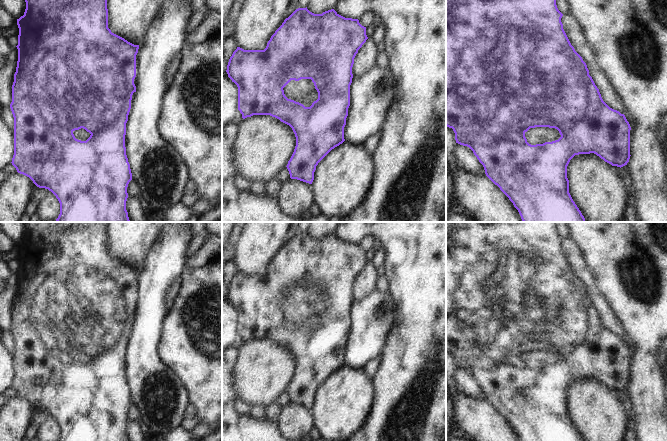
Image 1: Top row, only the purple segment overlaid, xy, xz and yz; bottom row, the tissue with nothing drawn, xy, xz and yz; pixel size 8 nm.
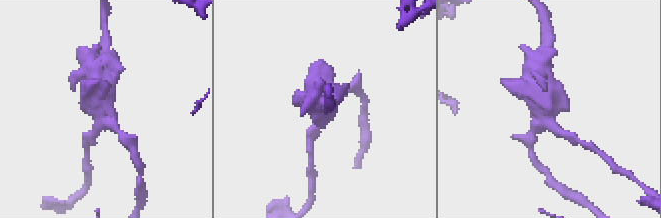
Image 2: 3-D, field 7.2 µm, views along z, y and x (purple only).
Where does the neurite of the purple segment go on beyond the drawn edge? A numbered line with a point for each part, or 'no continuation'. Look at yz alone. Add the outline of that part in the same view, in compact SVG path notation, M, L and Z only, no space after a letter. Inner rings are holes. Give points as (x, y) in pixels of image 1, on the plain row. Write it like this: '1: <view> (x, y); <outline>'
1: yz (538, 359); M535 351L525 356L525 361L529 368L536 369L558 364L561 359L555 352Z

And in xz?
1: xz (303, 315); M311 303L291 304L284 312L284 318L288 323L310 331L318 323L318 316Z

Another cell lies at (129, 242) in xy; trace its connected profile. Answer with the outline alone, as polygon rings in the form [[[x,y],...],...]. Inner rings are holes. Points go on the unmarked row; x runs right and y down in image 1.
[[[107,222],[108,252],[128,266],[142,268],[147,252],[154,246],[168,222]]]

